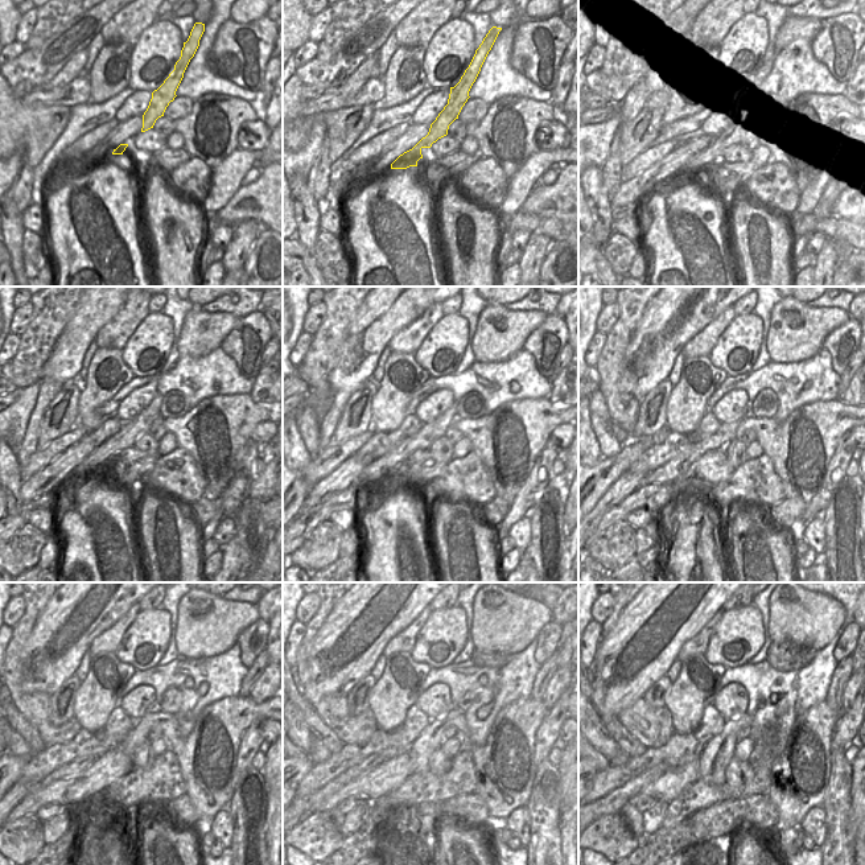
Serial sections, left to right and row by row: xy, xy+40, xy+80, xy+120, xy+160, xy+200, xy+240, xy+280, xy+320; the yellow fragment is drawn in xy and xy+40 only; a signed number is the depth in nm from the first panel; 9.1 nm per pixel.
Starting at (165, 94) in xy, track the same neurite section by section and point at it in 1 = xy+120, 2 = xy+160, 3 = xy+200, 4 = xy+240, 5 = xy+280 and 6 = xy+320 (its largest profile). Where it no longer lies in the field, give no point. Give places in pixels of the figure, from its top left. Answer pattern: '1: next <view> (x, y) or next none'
1: next xy+120 (130, 432)
2: next xy+160 (423, 439)
3: next xy+200 (672, 469)
4: next xy+240 (78, 765)
5: next xy+280 (314, 800)
6: next xy+320 (612, 803)

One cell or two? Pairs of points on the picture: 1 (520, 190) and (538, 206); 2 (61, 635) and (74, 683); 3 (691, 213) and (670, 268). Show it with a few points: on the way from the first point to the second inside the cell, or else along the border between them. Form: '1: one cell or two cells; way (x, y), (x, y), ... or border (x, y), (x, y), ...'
1: two cells; border (535, 185), (518, 209)
2: two cells; border (74, 674), (49, 696)
3: one cell; way (686, 226), (686, 252), (683, 255)

